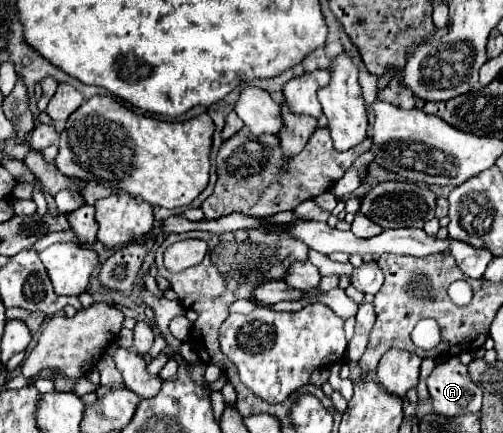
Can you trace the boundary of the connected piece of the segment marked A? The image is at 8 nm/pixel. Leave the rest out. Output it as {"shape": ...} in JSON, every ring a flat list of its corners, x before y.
{"shape":[[448,358,438,364,426,380,428,392,432,396,434,412,440,416,462,416,480,412,482,390,470,380,466,366,460,358]]}

